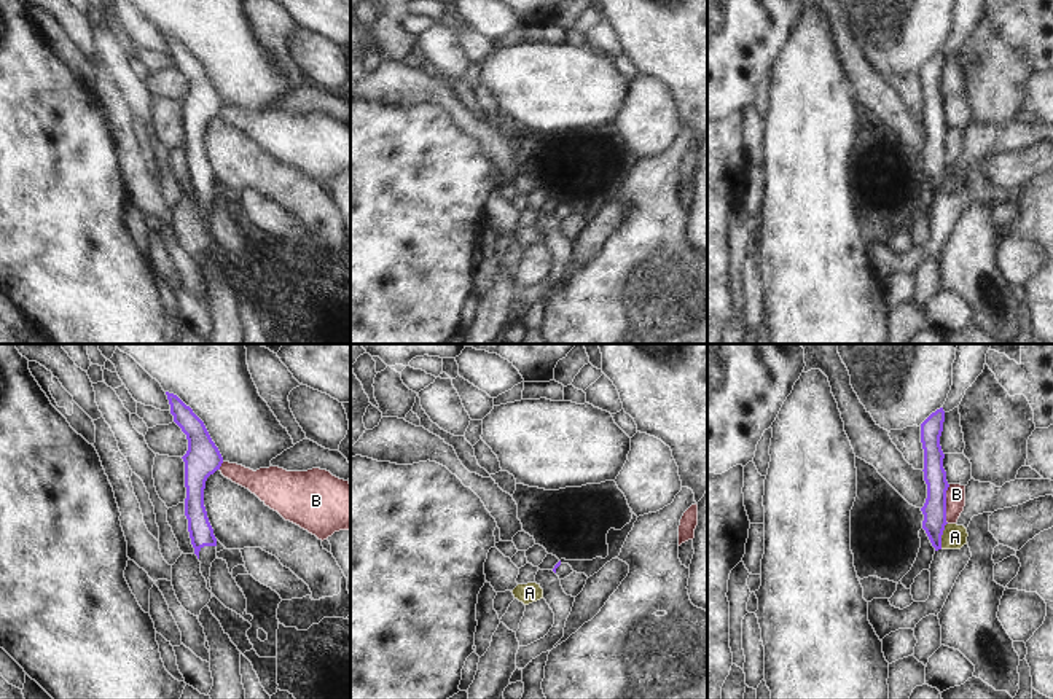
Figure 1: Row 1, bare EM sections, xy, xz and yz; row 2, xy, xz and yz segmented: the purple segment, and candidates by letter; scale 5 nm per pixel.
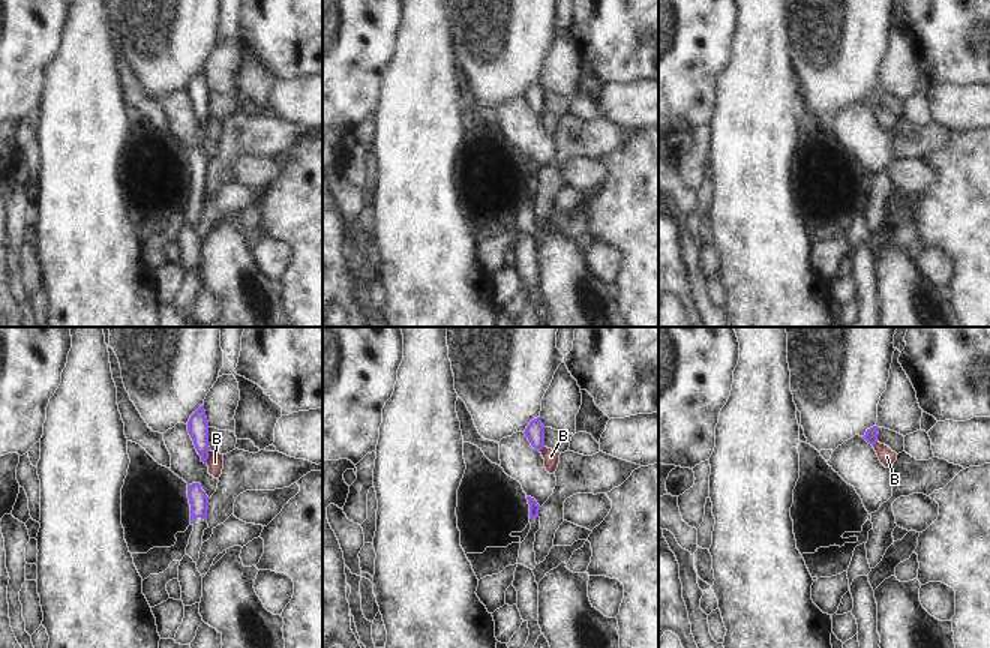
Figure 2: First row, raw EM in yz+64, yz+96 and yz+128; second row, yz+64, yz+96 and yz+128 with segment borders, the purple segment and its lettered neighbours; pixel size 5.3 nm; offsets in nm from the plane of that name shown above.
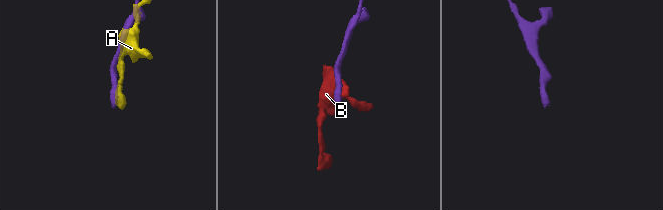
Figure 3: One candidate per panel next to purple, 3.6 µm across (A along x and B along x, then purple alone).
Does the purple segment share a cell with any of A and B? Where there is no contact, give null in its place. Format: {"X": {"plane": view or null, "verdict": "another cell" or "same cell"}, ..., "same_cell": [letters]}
{"A": {"plane": "yz", "verdict": "another cell"}, "B": {"plane": "yz", "verdict": "another cell"}, "same_cell": []}

